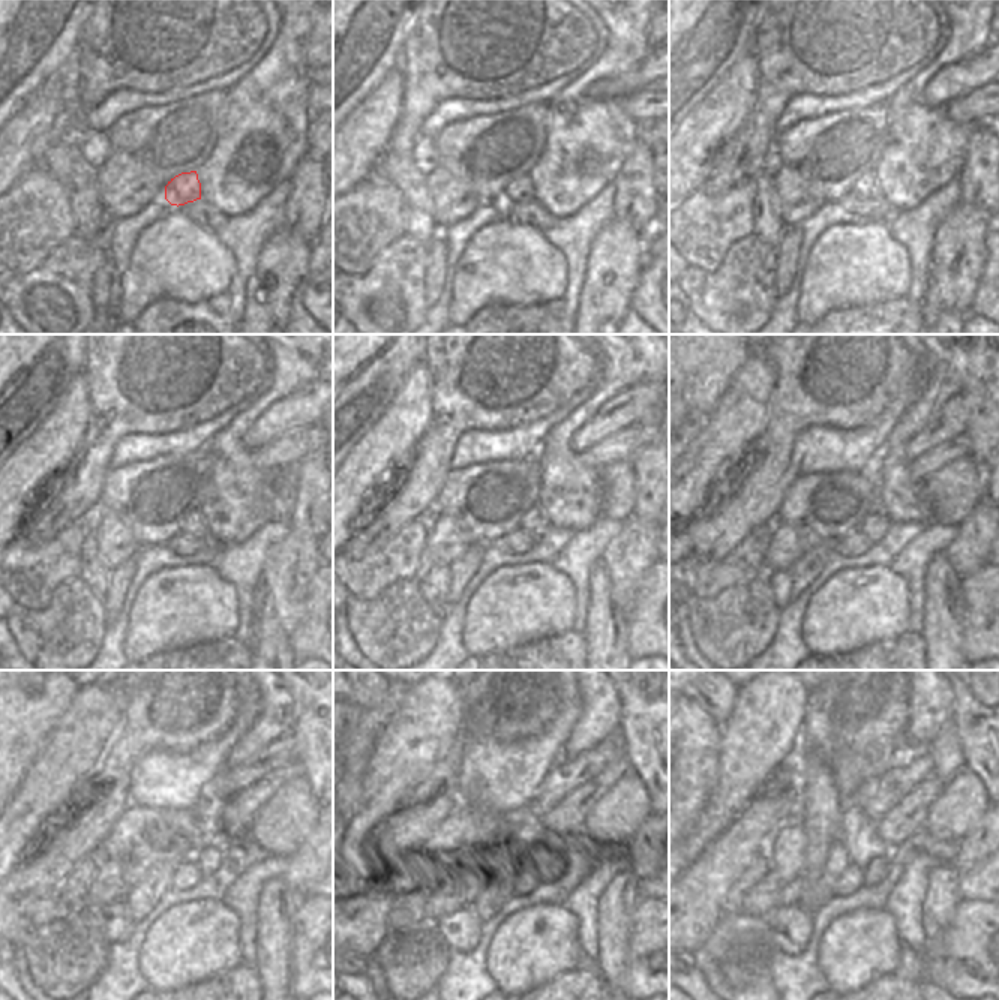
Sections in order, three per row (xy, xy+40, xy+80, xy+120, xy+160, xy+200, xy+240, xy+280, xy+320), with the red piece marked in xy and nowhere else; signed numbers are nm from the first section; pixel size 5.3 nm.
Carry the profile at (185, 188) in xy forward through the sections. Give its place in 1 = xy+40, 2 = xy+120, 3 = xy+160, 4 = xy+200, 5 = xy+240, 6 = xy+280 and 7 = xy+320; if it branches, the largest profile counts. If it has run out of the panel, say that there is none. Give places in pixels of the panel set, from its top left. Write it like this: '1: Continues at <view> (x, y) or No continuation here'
1: Continues at xy+40 (519, 191)
2: Continues at xy+120 (192, 525)
3: Continues at xy+160 (534, 523)
4: Continues at xy+200 (875, 523)
5: Continues at xy+240 (207, 859)
6: Continues at xy+280 (543, 864)
7: Continues at xy+320 (876, 871).

